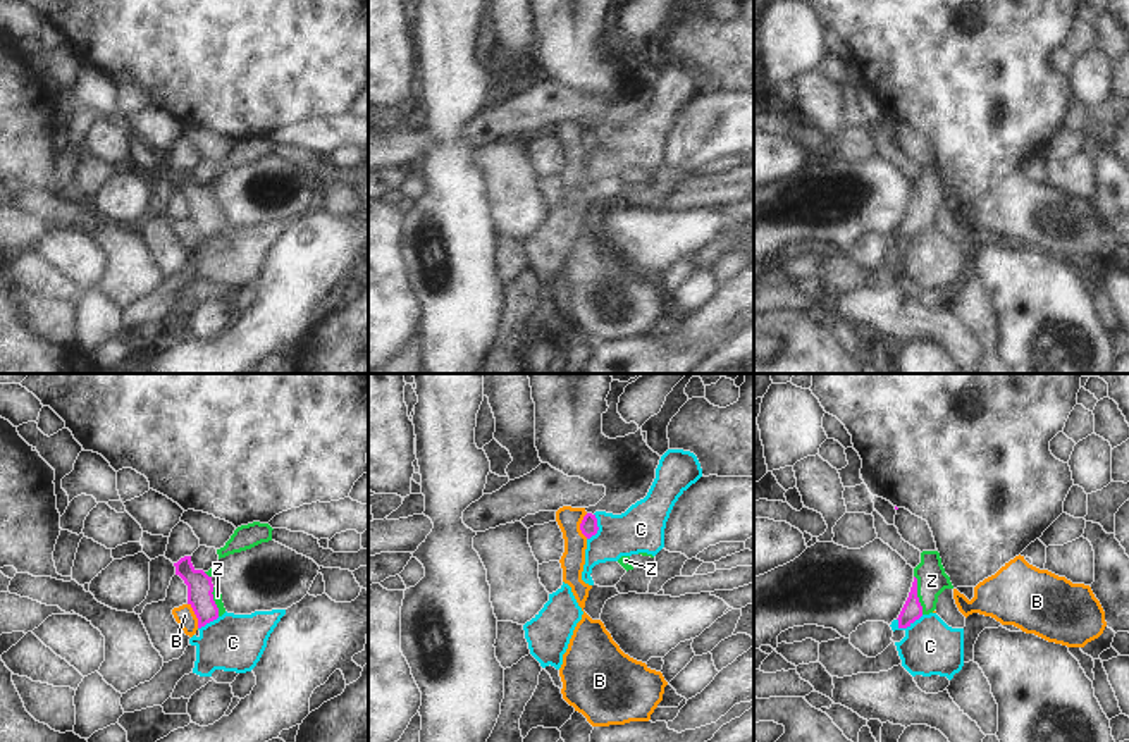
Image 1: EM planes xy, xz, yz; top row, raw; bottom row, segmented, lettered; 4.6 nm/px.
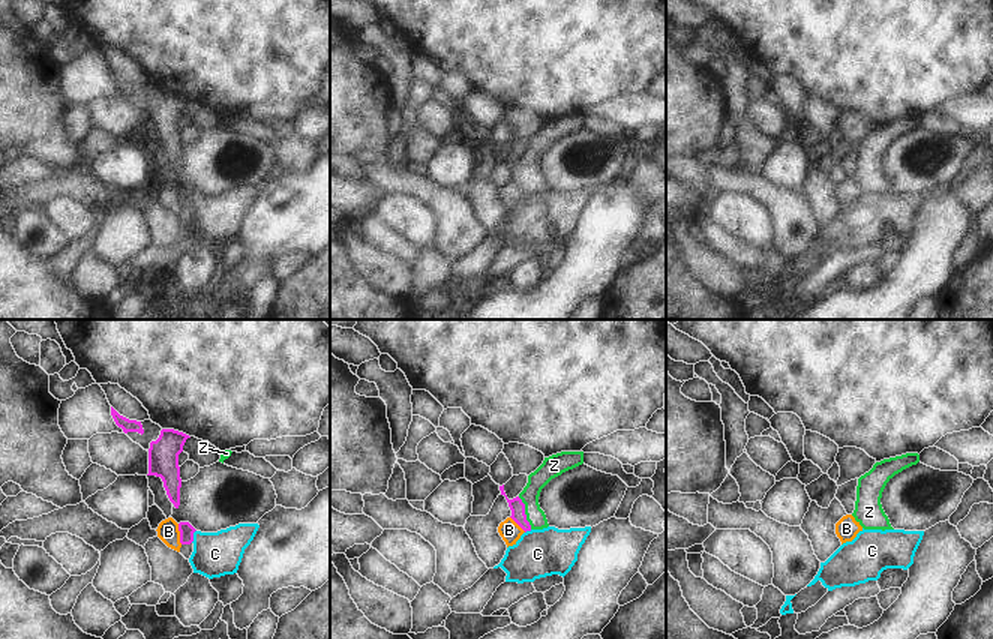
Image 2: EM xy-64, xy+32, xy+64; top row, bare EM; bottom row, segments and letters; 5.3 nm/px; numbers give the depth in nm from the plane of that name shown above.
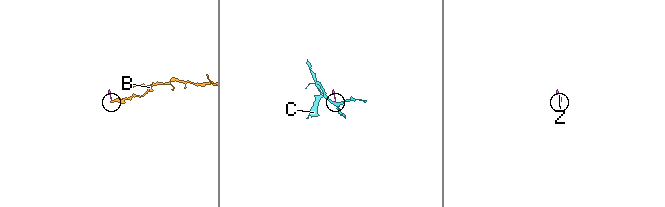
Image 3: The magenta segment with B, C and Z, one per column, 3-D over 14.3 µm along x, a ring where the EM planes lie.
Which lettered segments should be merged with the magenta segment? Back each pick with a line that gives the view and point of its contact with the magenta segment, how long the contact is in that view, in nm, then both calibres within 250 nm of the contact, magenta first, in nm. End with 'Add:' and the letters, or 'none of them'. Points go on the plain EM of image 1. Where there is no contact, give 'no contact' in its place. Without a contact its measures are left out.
Z: contact yz (916, 209); length 190 nm; calibres 90 and 140 nm
Add: Z

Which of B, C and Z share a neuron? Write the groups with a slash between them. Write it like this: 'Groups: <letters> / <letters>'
Groups: B / C / Z

